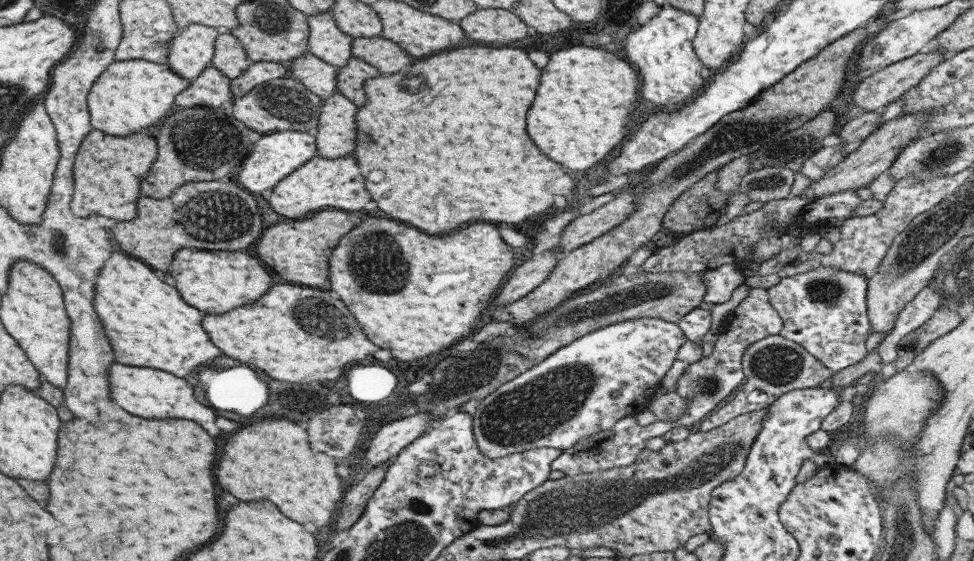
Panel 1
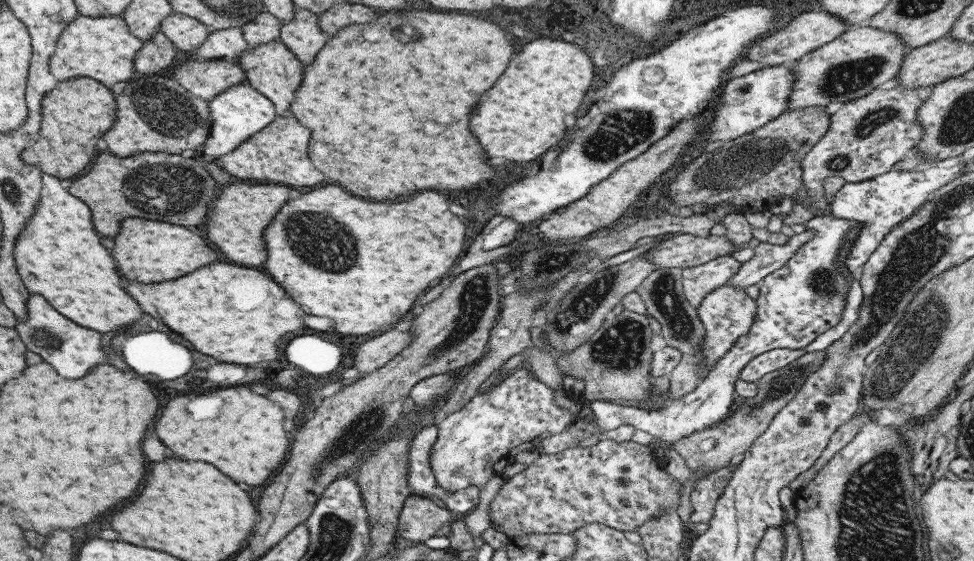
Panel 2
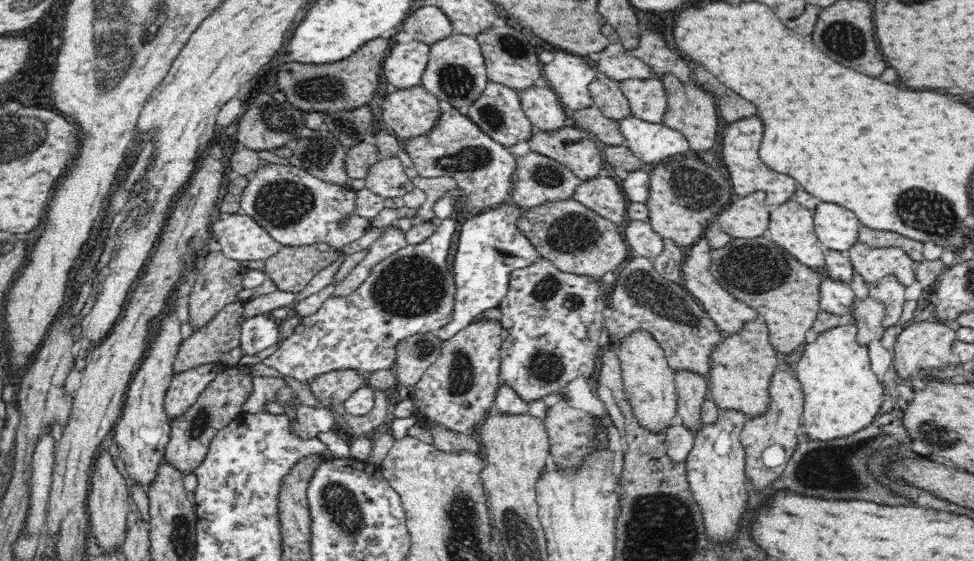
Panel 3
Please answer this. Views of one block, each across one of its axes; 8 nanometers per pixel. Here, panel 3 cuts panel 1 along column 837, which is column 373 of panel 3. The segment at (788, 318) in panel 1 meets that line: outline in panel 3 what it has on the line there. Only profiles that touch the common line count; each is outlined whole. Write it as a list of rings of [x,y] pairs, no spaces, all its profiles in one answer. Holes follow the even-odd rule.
[[[456,218],[441,219],[436,230],[424,241],[418,244],[406,245],[391,254],[373,268],[369,278],[360,285],[360,289],[347,298],[329,297],[317,313],[304,317],[280,347],[261,363],[276,368],[280,374],[292,376],[299,381],[309,382],[315,376],[336,369],[388,370],[395,361],[395,346],[403,338],[412,334],[435,332],[448,324],[451,317],[454,294],[454,274],[446,264],[446,255],[450,238],[456,232]]]

